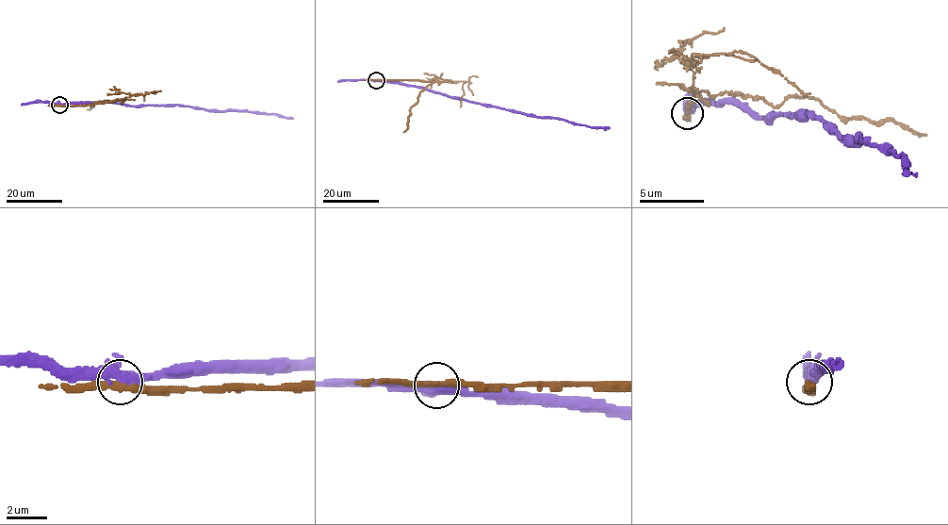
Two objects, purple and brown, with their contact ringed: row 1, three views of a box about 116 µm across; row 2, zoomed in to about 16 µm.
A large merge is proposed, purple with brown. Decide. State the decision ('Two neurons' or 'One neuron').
Two neurons

